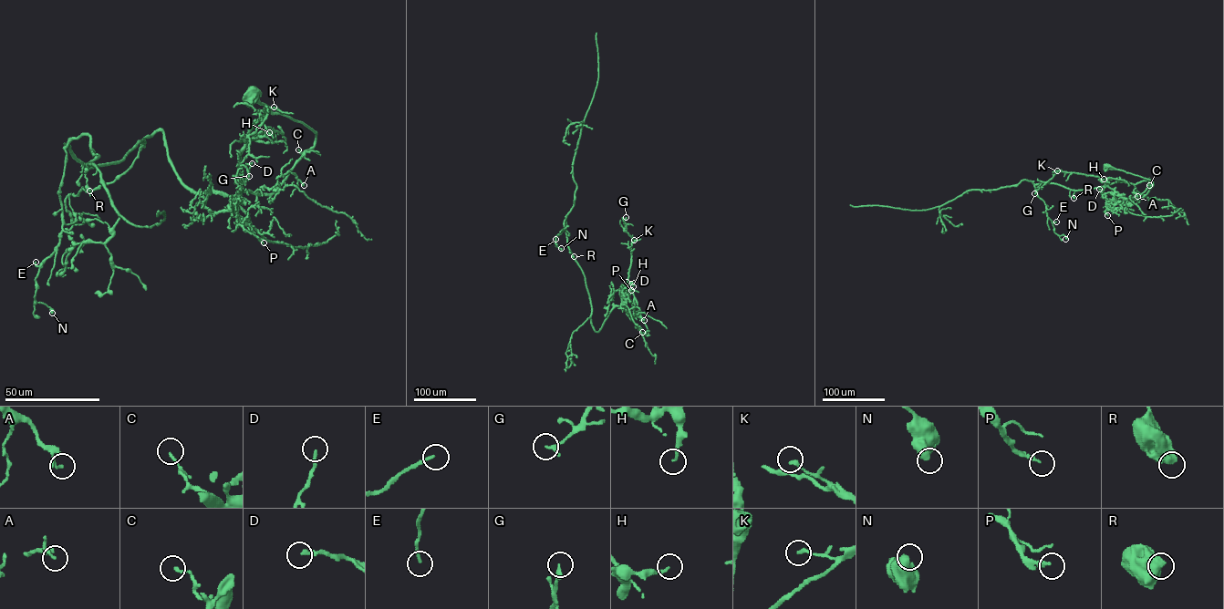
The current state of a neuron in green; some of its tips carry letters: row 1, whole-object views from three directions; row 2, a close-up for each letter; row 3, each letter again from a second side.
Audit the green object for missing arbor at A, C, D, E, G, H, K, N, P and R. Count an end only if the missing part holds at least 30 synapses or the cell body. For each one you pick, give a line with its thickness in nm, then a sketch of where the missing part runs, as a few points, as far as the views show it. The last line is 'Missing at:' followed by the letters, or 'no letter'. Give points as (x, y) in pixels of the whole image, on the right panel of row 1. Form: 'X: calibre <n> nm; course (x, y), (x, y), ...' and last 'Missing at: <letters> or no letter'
Missing at: no letter

